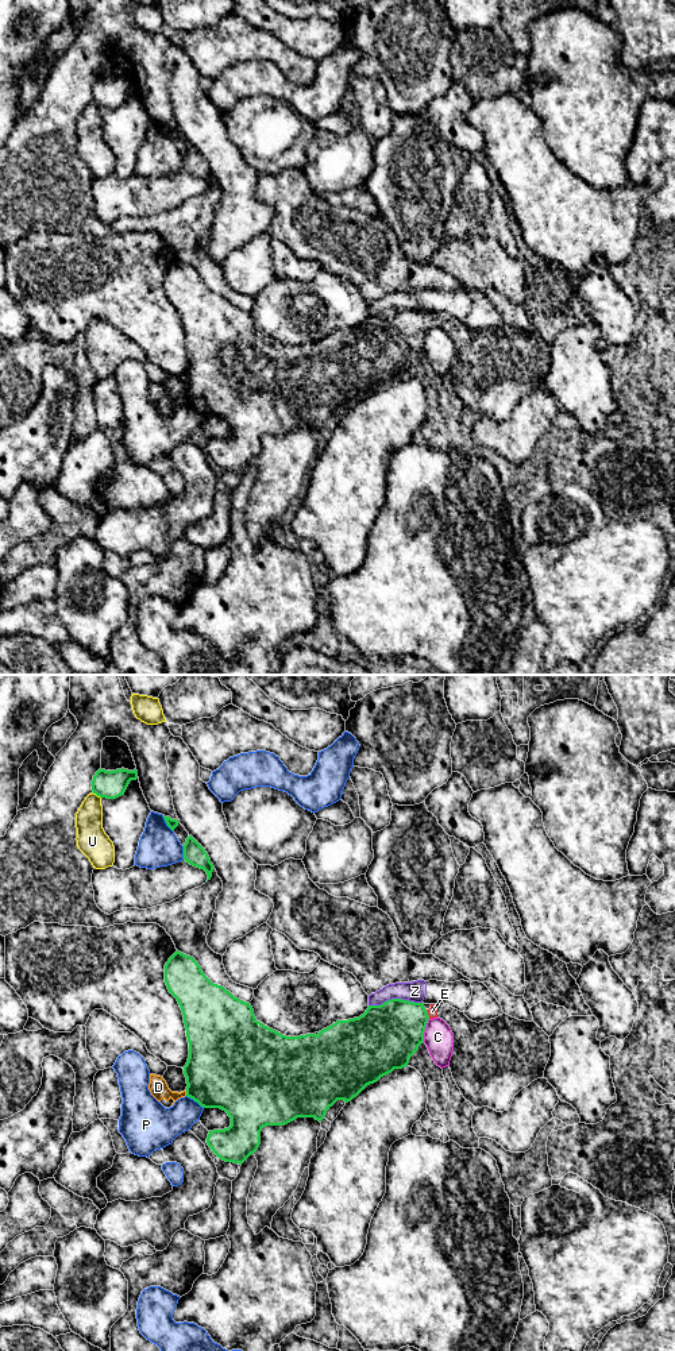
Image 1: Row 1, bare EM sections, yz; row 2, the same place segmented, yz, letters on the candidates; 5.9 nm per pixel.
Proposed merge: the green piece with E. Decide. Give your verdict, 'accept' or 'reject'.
accept

